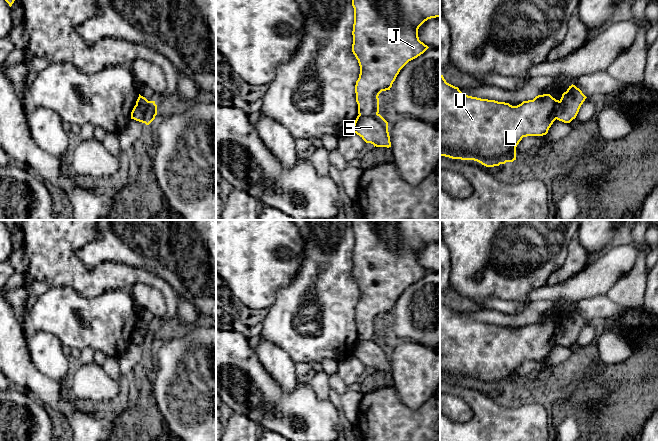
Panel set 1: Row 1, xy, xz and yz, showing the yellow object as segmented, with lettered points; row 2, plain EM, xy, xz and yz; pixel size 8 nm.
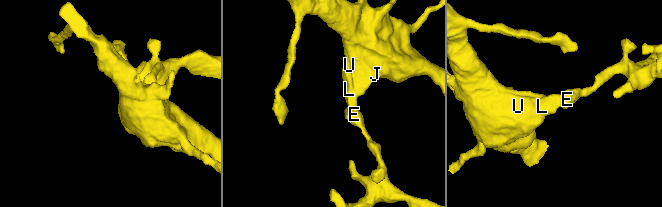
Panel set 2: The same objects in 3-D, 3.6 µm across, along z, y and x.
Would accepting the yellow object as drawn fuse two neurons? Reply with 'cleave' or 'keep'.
cleave

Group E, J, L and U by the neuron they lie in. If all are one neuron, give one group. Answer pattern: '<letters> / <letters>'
E / J L U

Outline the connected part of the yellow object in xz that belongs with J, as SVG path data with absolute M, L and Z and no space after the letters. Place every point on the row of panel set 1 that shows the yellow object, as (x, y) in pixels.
M352 0L354 8L352 52L360 66L355 93L358 114L372 116L379 113L379 94L390 90L400 70L429 47L419 40L418 29L428 19L440 17L440 0Z

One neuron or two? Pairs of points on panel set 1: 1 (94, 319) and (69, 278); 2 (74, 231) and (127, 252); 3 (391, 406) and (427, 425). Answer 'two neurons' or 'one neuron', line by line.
1: two neurons
2: two neurons
3: one neuron

